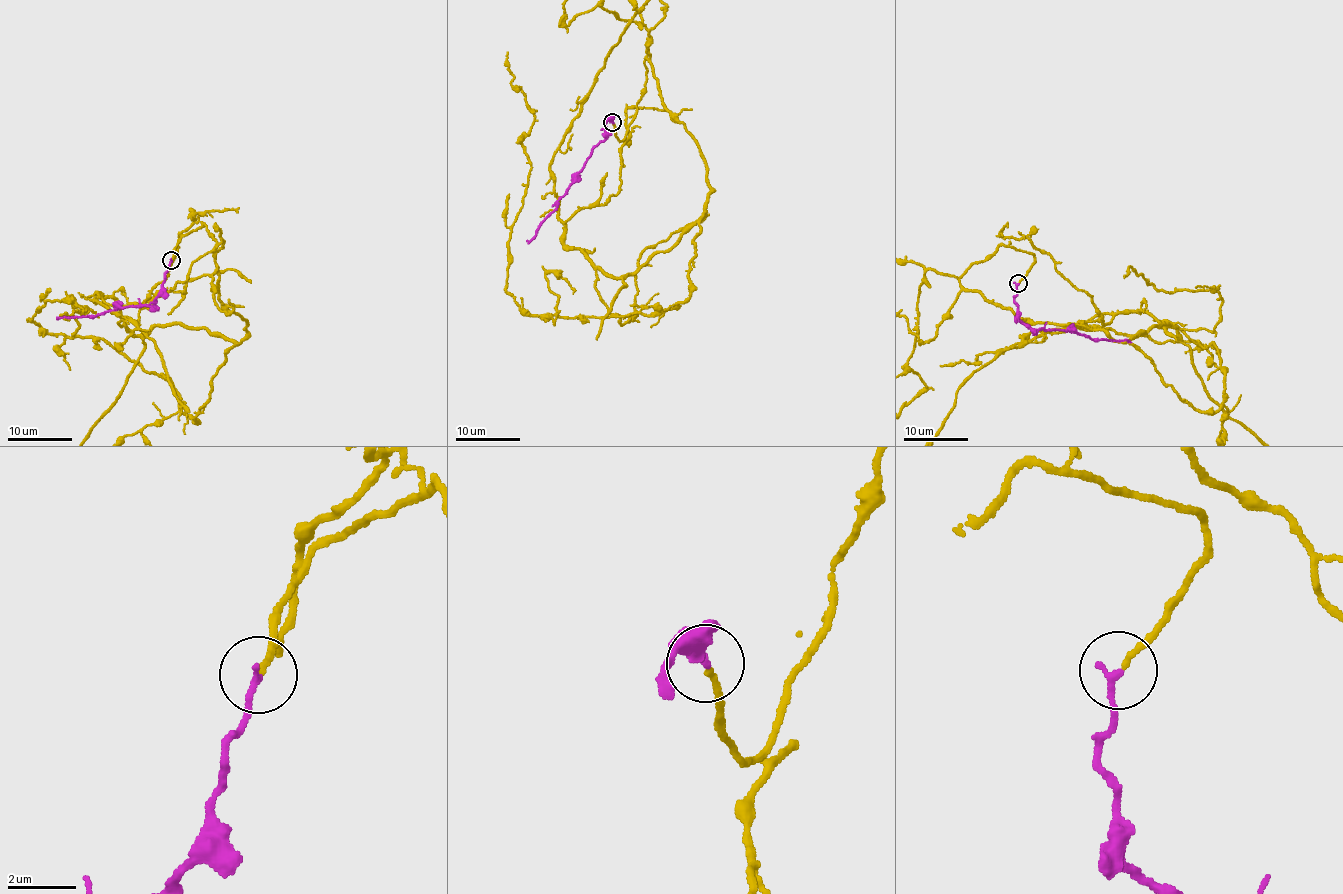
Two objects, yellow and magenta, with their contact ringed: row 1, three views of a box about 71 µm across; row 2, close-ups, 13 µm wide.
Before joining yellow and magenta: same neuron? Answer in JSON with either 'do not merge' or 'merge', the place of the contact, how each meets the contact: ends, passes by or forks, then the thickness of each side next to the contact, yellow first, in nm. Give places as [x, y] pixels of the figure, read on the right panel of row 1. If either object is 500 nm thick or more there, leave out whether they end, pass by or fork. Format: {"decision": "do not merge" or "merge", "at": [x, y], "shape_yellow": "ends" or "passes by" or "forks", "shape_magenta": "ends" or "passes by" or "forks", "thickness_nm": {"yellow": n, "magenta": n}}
{"decision": "merge", "at": [1018, 283], "shape_yellow": "ends", "shape_magenta": "ends", "thickness_nm": {"yellow": 180, "magenta": 220}}

